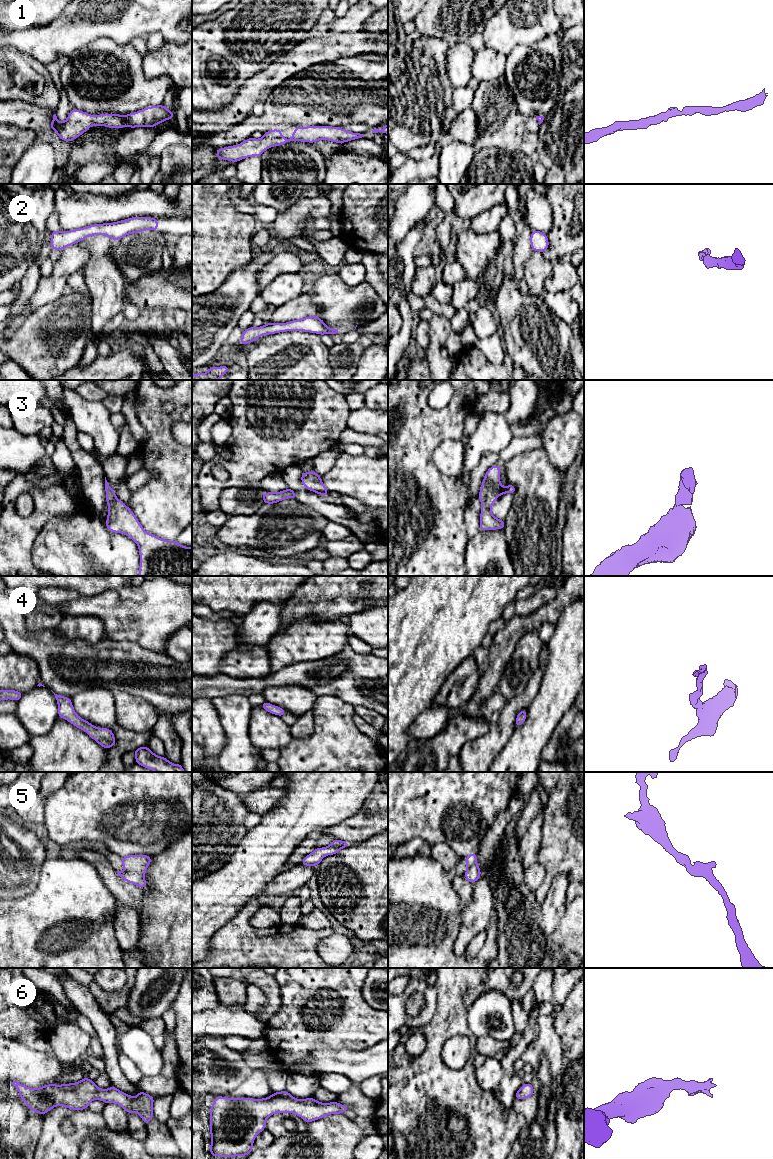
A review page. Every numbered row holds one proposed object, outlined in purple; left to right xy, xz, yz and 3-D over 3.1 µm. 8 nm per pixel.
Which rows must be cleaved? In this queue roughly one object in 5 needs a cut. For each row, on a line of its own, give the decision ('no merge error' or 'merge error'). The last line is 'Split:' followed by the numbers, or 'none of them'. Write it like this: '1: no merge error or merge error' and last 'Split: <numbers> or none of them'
1: no merge error
2: no merge error
3: no merge error
4: no merge error
5: no merge error
6: no merge error
Split: none of them

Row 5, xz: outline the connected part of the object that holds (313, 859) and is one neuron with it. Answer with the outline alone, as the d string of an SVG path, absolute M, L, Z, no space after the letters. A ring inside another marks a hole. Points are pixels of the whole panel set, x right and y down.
M334 839L329 846L315 848L312 853L303 858L301 864L304 866L317 866L325 856L338 854L342 848L350 845L349 842Z

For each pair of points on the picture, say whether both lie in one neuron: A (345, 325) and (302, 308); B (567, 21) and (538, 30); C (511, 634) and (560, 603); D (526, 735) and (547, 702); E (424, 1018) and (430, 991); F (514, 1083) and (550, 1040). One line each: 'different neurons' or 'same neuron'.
A: different neurons
B: different neurons
C: same neuron
D: same neuron
E: same neuron
F: different neurons

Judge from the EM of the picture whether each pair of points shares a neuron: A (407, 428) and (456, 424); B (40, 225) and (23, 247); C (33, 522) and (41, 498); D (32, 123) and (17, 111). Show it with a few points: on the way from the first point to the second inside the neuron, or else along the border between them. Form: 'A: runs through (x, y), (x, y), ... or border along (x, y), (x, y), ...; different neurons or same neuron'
A: runs through (419, 428), (444, 424); same neuron
B: border along (35, 237), (38, 242), (39, 252); different neurons
C: runs through (39, 516), (41, 514), (41, 504); same neuron
D: runs through (28, 120), (21, 114); same neuron

